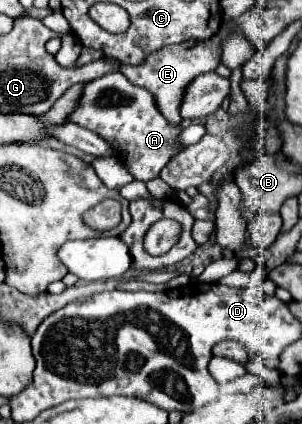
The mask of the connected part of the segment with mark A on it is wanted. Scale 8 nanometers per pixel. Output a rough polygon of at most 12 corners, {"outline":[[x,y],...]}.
{"outline":[[108,72],[68,122],[116,144],[148,182],[184,146],[152,92]]}

